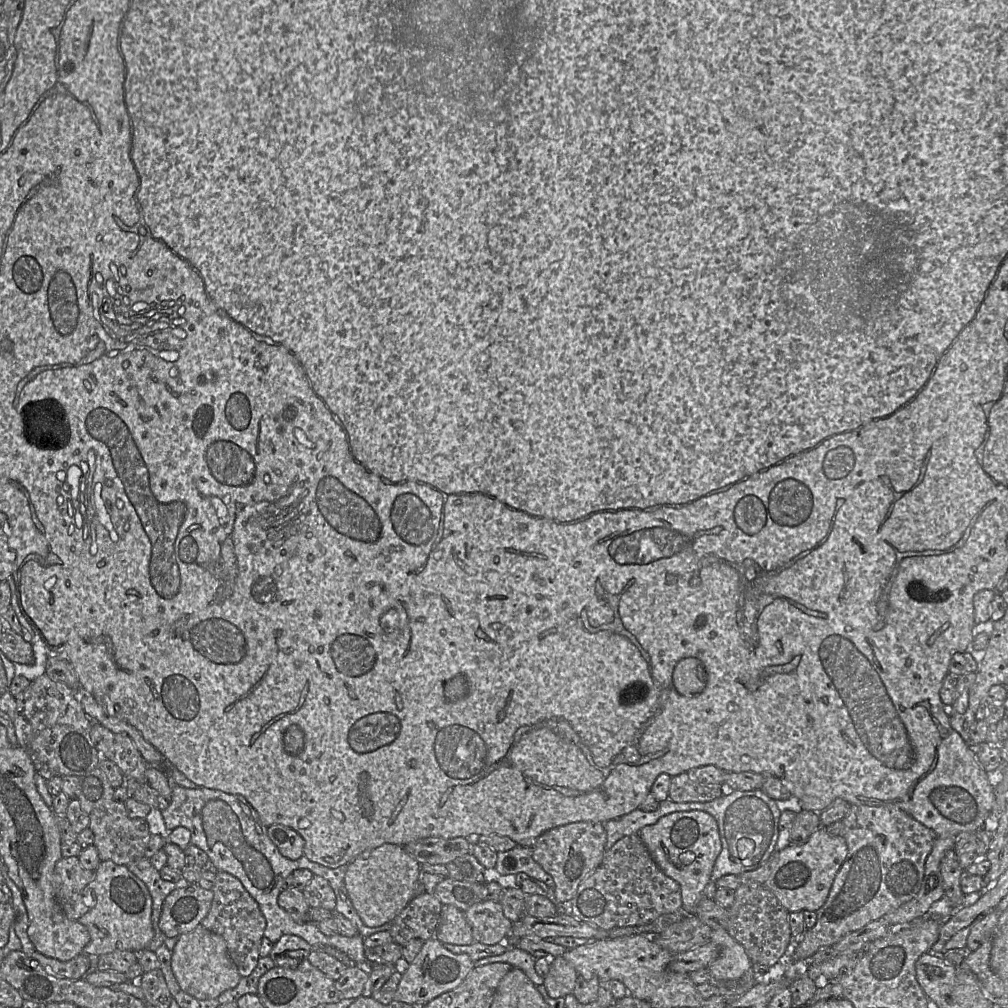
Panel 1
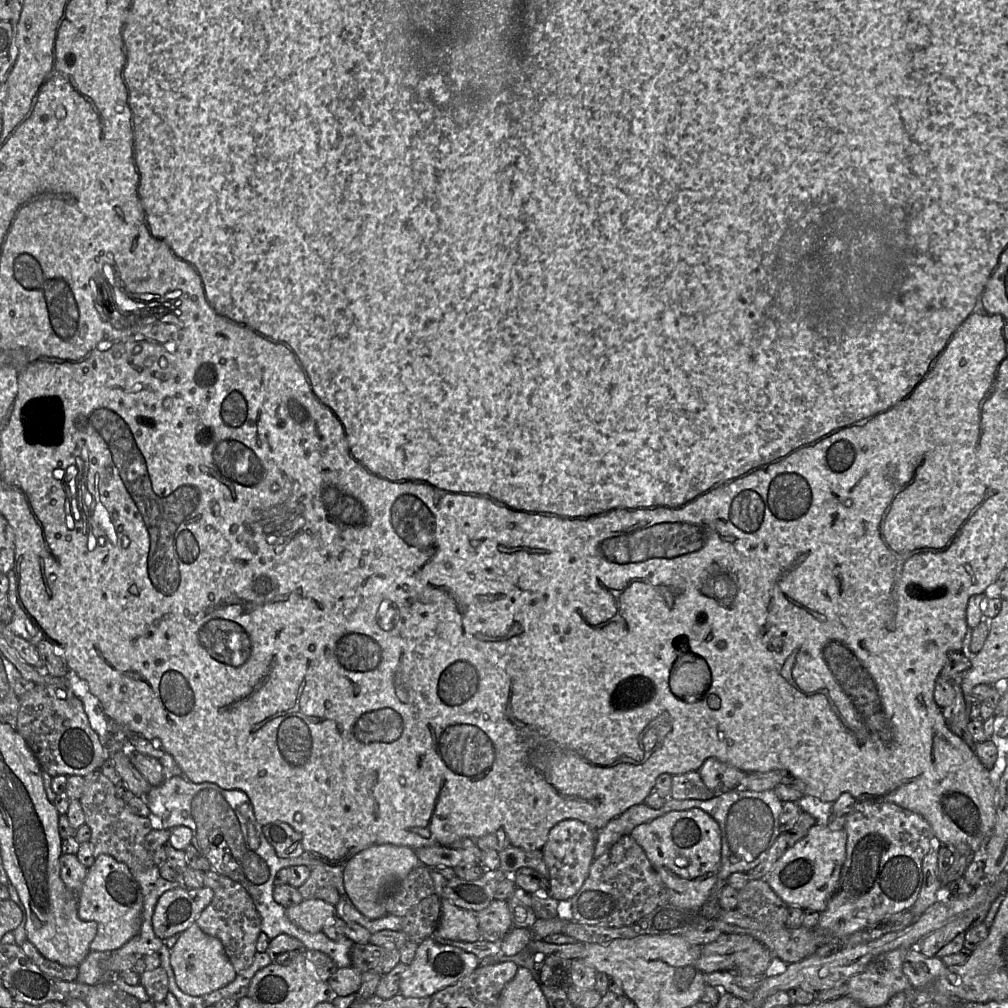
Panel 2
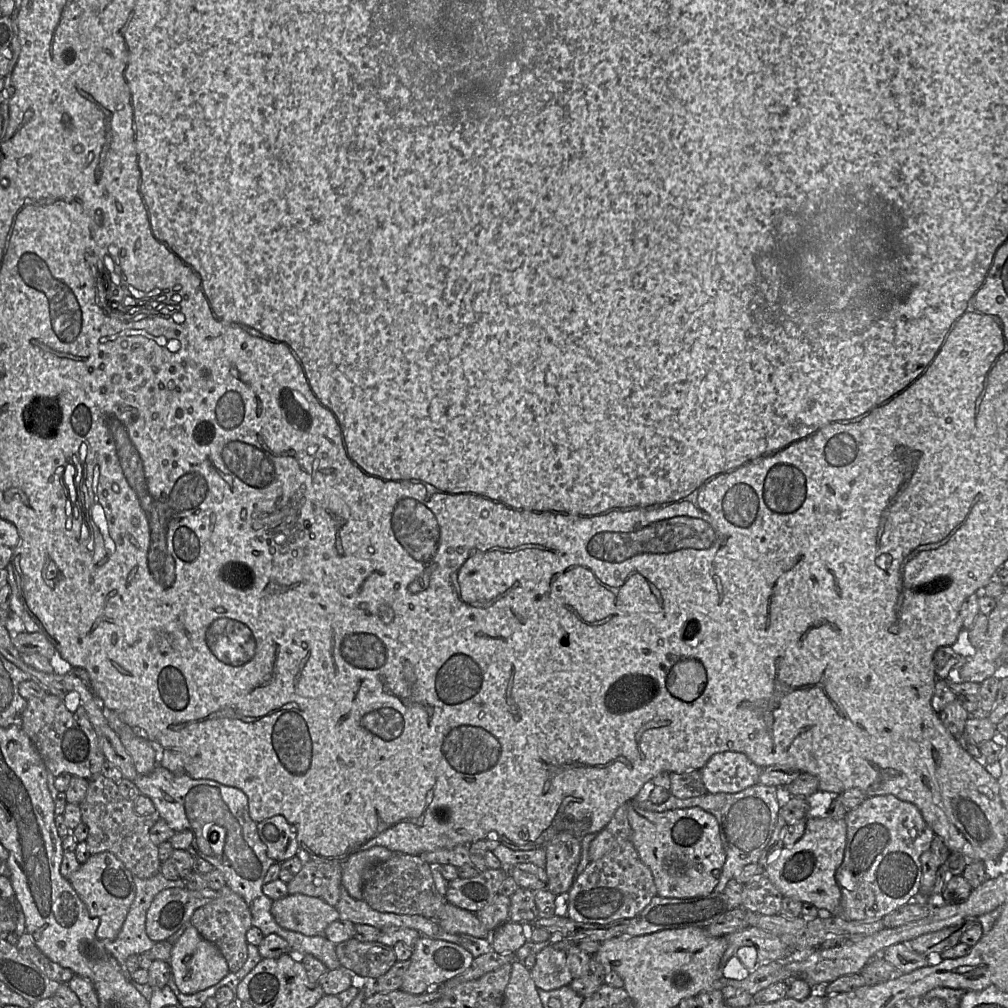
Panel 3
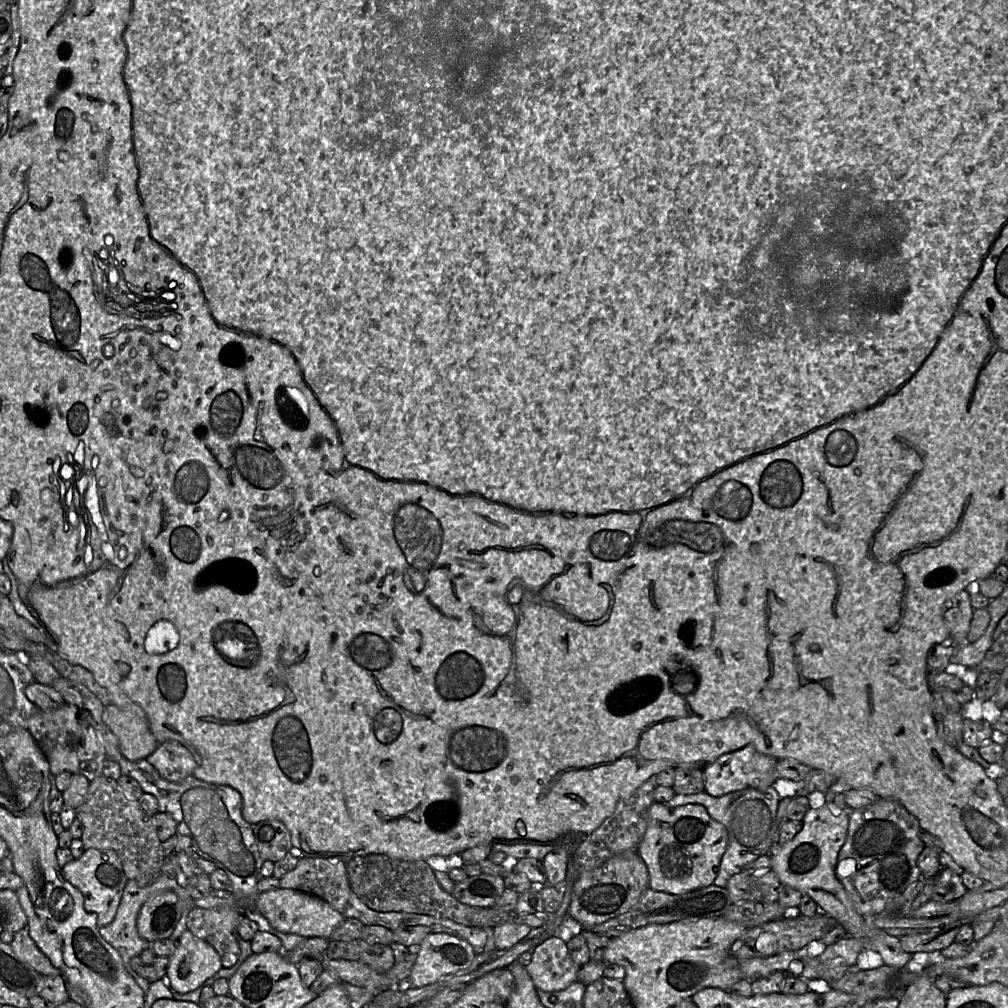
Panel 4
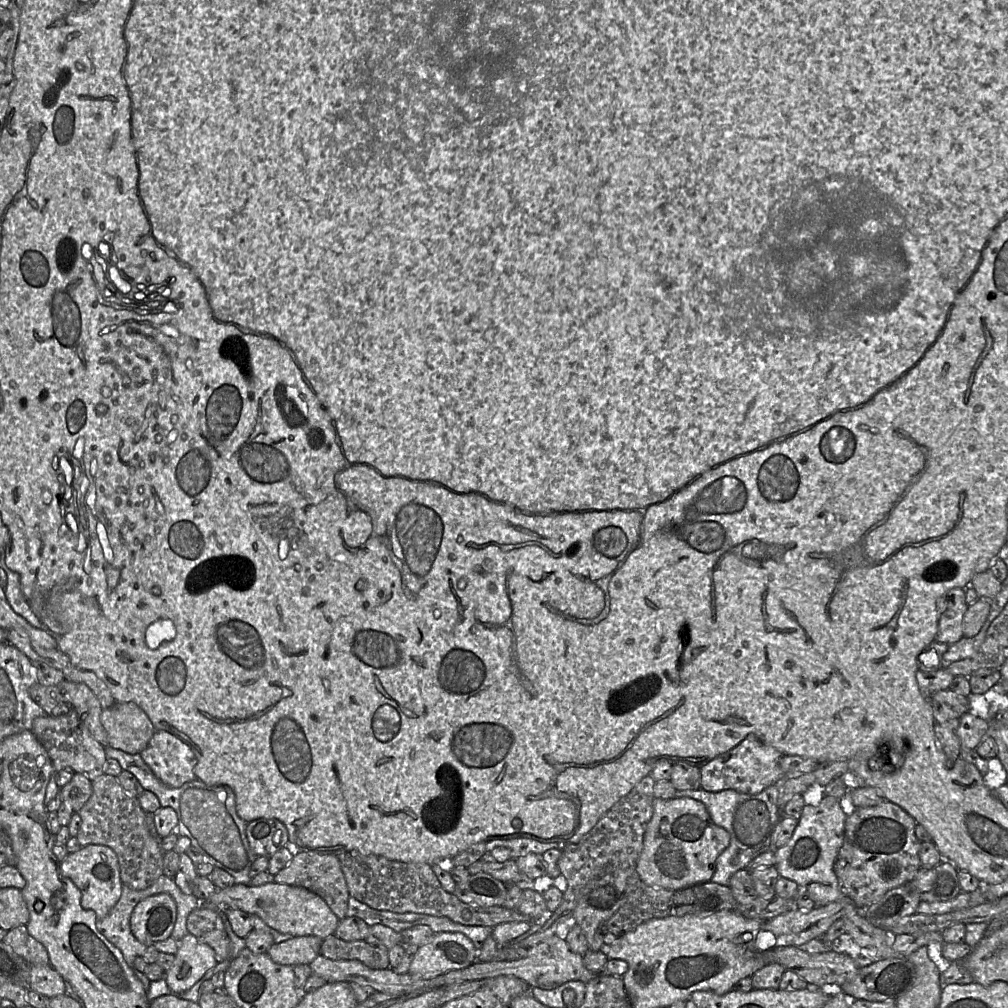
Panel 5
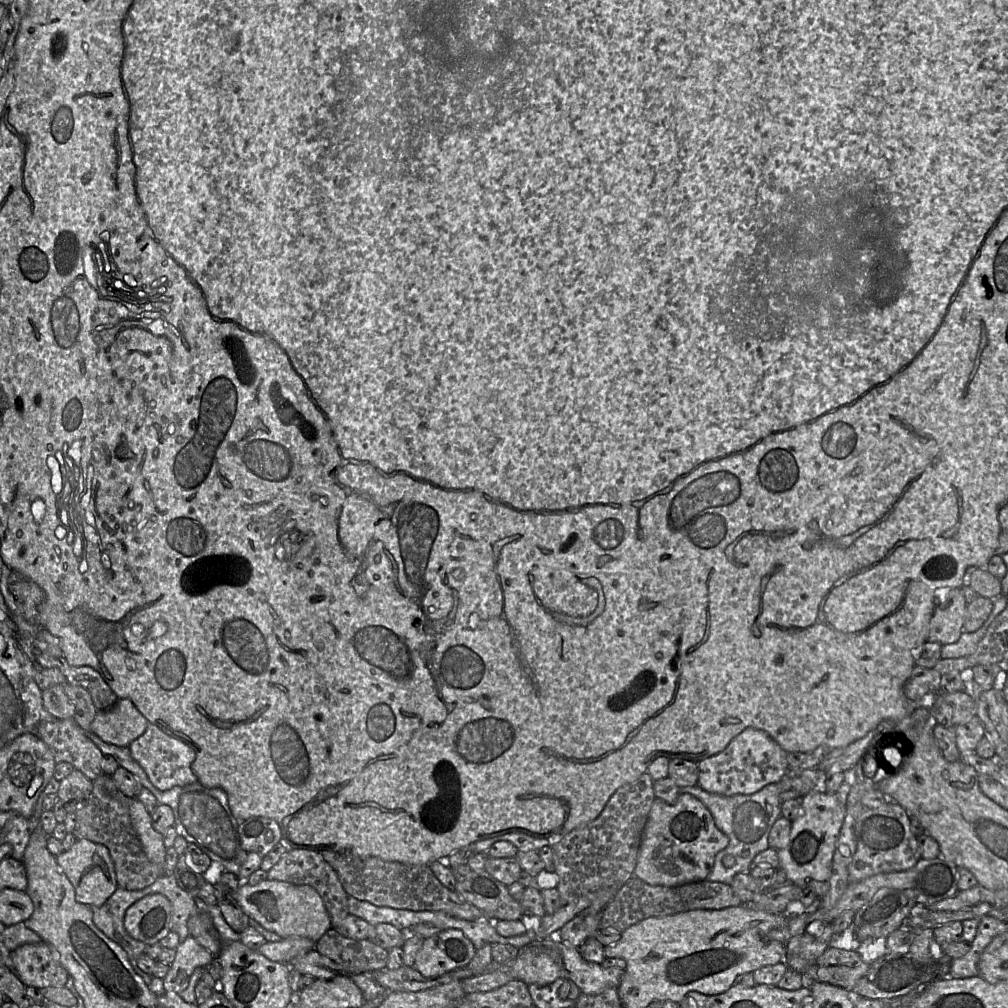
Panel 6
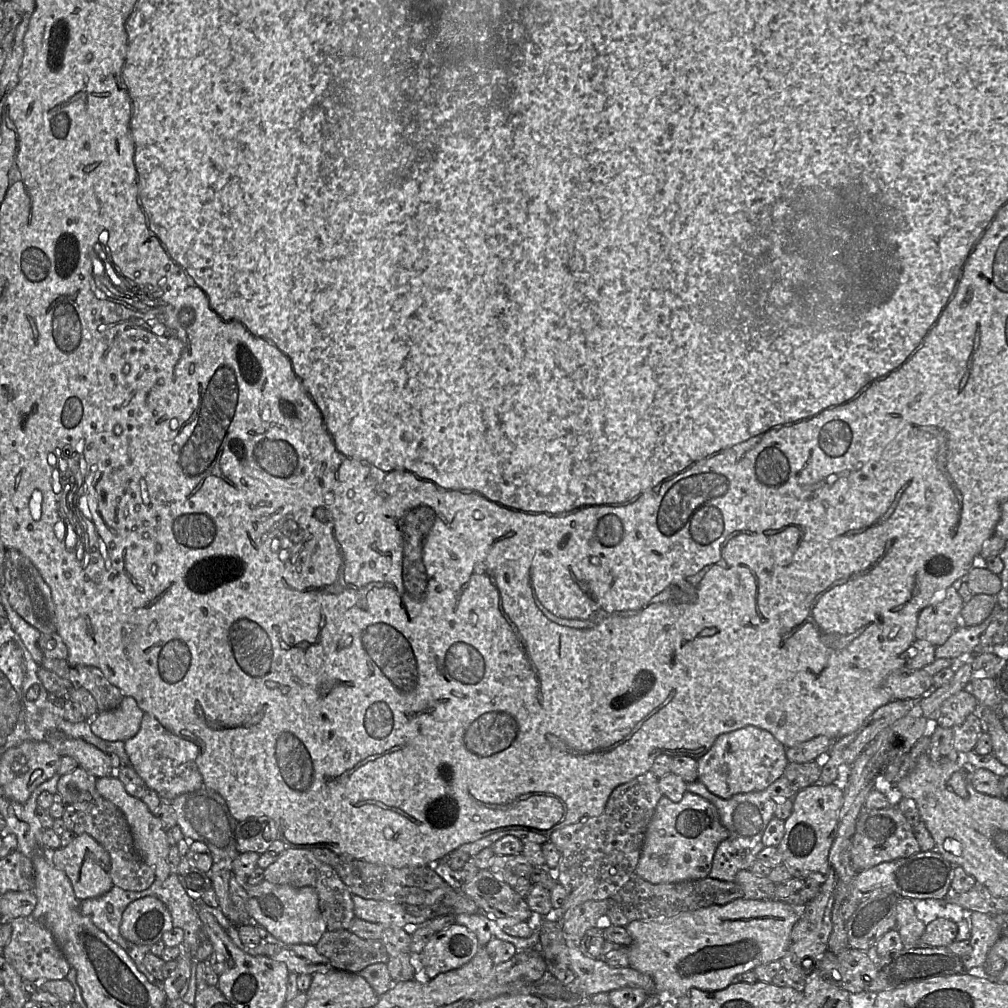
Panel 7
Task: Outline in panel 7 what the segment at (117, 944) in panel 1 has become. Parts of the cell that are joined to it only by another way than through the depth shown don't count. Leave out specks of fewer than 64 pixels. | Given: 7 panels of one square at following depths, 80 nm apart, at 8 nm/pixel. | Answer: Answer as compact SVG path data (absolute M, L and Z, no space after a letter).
M77 835L68 846L45 851L49 852L50 862L65 872L78 900L102 896L114 886L110 876L109 853L90 835Z

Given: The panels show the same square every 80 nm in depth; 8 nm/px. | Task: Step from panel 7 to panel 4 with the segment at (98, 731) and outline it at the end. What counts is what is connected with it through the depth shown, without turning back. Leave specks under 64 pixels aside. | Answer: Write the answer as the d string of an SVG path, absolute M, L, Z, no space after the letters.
M110 704L104 708L102 718L117 736L120 751L128 760L146 759L157 749L159 743L150 730L145 711L138 704Z

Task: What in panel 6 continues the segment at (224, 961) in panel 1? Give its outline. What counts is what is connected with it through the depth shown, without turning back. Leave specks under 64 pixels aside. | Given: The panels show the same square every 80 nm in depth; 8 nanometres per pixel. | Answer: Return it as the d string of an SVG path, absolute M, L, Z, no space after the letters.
M189 935L176 948L175 960L163 979L165 991L177 994L184 991L194 970L198 967L207 967L214 958L210 951Z

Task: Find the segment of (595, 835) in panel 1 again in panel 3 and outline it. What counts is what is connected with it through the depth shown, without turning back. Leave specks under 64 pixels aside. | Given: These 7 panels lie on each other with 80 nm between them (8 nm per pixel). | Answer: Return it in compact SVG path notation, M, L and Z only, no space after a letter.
M569 832L555 835L545 845L548 887L554 895L568 893L581 858L581 840Z

